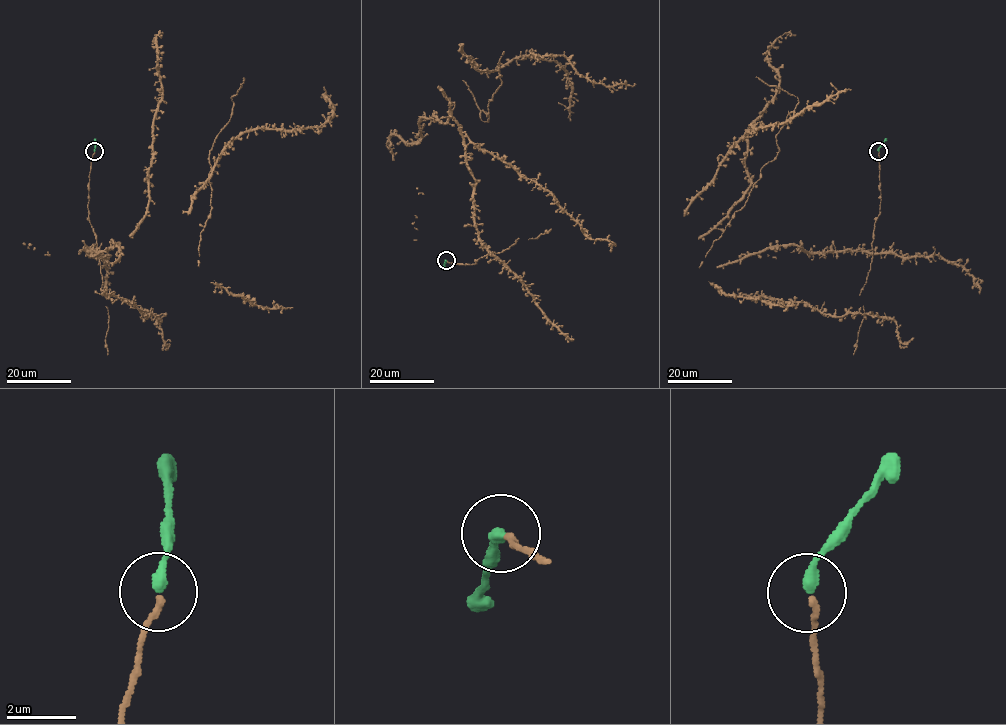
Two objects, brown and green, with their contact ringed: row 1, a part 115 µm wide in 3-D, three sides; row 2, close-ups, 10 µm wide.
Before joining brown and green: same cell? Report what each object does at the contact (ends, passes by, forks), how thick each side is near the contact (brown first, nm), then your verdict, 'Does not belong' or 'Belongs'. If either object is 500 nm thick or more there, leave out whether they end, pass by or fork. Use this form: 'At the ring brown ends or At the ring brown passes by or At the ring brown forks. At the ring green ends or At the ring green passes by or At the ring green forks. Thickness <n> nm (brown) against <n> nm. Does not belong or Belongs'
At the ring brown ends. At the ring green ends. Thickness 160 nm (brown) against 300 nm. Belongs

